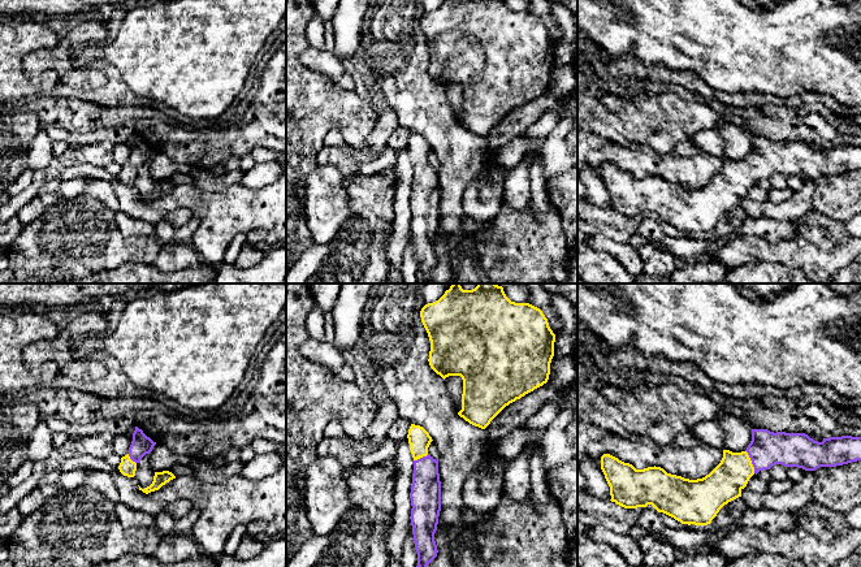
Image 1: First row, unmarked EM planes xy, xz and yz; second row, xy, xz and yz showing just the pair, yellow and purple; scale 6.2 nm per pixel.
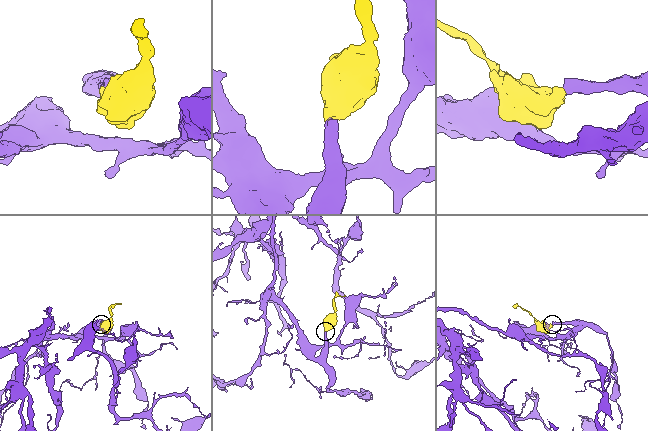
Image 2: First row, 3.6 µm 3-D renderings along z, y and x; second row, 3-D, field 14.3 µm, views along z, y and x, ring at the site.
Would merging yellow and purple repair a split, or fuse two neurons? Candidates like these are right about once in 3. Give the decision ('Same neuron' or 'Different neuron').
Same neuron

